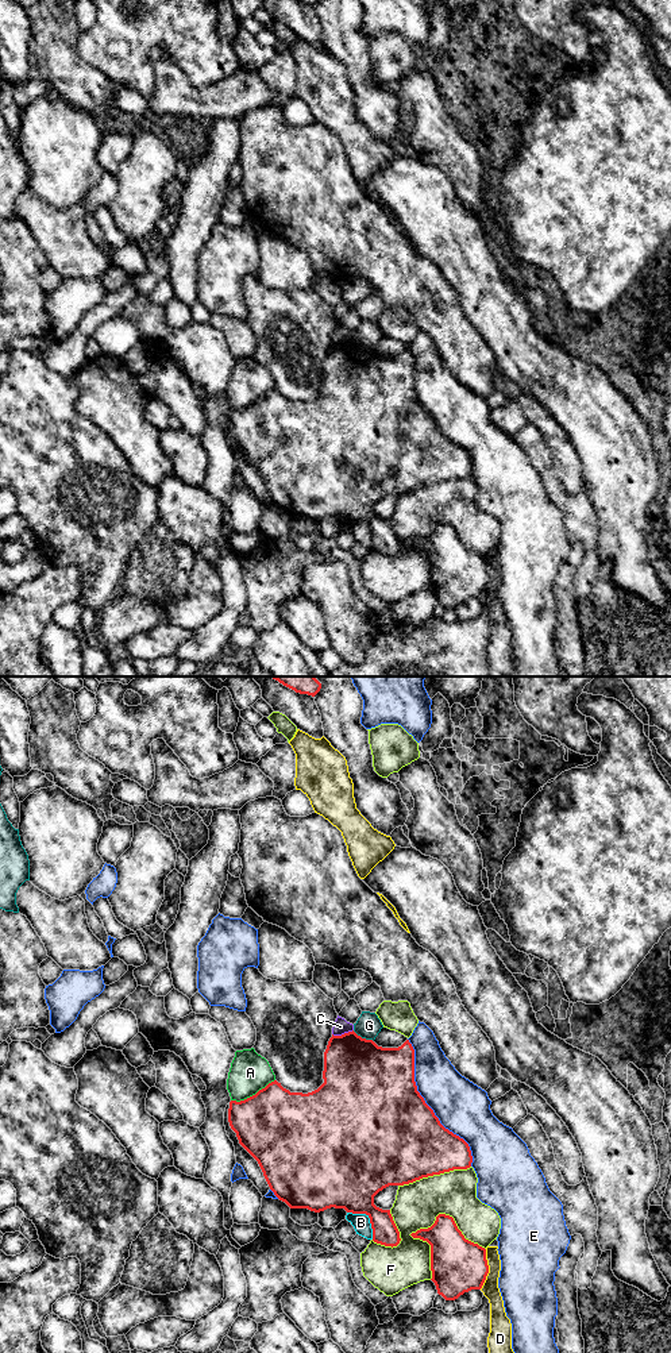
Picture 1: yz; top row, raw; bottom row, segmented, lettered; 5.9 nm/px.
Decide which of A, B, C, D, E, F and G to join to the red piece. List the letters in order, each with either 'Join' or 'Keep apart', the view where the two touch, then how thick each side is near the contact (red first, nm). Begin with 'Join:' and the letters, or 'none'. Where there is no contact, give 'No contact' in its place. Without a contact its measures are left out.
Join: none
A: Keep apart. Touches red in yz. Thickness 460 nm (red) against 240 nm
B: Keep apart. Touches red in yz. Thickness 340 nm (red) against 110 nm
C: Keep apart. Touches red in yz. Thickness 400 nm (red) against 90 nm
D: Keep apart. Touches red in yz. Thickness 320 nm (red) against 100 nm
E: Keep apart. Touches red in yz. Thickness 500 nm (red) against 320 nm
F: Keep apart. Touches red in yz. Thickness 280 nm (red) against 260 nm
G: Keep apart. Touches red in yz. Thickness 460 nm (red) against 150 nm

